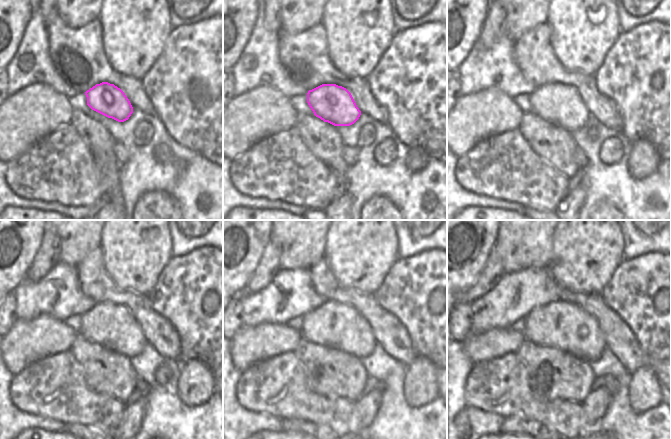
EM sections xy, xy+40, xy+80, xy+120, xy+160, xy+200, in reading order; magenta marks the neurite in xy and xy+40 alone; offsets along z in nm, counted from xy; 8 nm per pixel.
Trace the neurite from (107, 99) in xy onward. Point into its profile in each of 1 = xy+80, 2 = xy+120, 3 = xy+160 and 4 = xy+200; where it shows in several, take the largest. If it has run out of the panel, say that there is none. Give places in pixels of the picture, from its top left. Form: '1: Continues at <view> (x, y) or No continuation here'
1: Continues at xy+80 (560, 104)
2: Continues at xy+120 (111, 325)
3: Continues at xy+160 (336, 325)
4: Continues at xy+200 (564, 325).

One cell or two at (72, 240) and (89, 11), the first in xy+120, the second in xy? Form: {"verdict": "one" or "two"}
{"verdict": "one"}

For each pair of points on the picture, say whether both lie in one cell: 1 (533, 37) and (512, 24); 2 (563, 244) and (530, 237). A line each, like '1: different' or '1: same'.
1: different
2: different

